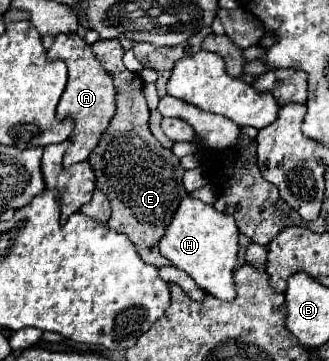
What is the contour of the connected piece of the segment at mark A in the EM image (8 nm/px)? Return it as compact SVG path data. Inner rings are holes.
M78 33L76 35L56 35L52 47L48 49L48 57L62 59L68 67L68 85L58 103L58 115L74 117L74 121L76 121L74 131L70 135L72 147L64 155L64 167L70 169L72 163L80 163L80 161L88 159L92 149L98 145L100 135L110 125L114 111L116 111L116 89L114 89L114 81L108 75L108 71L92 55L92 47Z

